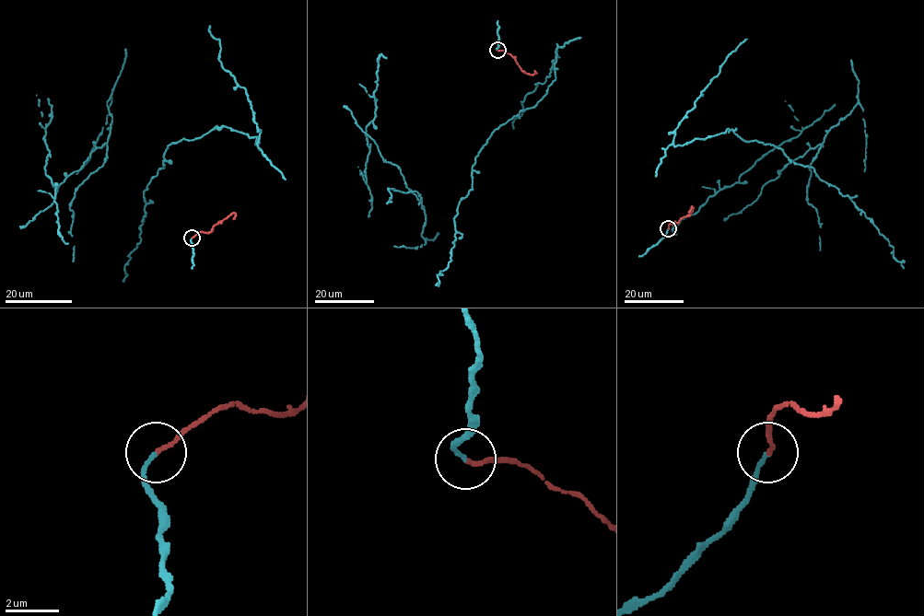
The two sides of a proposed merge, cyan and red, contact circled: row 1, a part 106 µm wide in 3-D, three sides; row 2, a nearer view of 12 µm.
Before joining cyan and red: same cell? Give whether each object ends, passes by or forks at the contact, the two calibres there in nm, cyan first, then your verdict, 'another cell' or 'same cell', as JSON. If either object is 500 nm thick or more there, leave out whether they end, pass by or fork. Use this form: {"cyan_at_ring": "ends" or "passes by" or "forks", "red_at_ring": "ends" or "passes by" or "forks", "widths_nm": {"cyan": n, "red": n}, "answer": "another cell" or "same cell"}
{"cyan_at_ring": "ends", "red_at_ring": "ends", "widths_nm": {"cyan": 150, "red": 150}, "answer": "same cell"}

